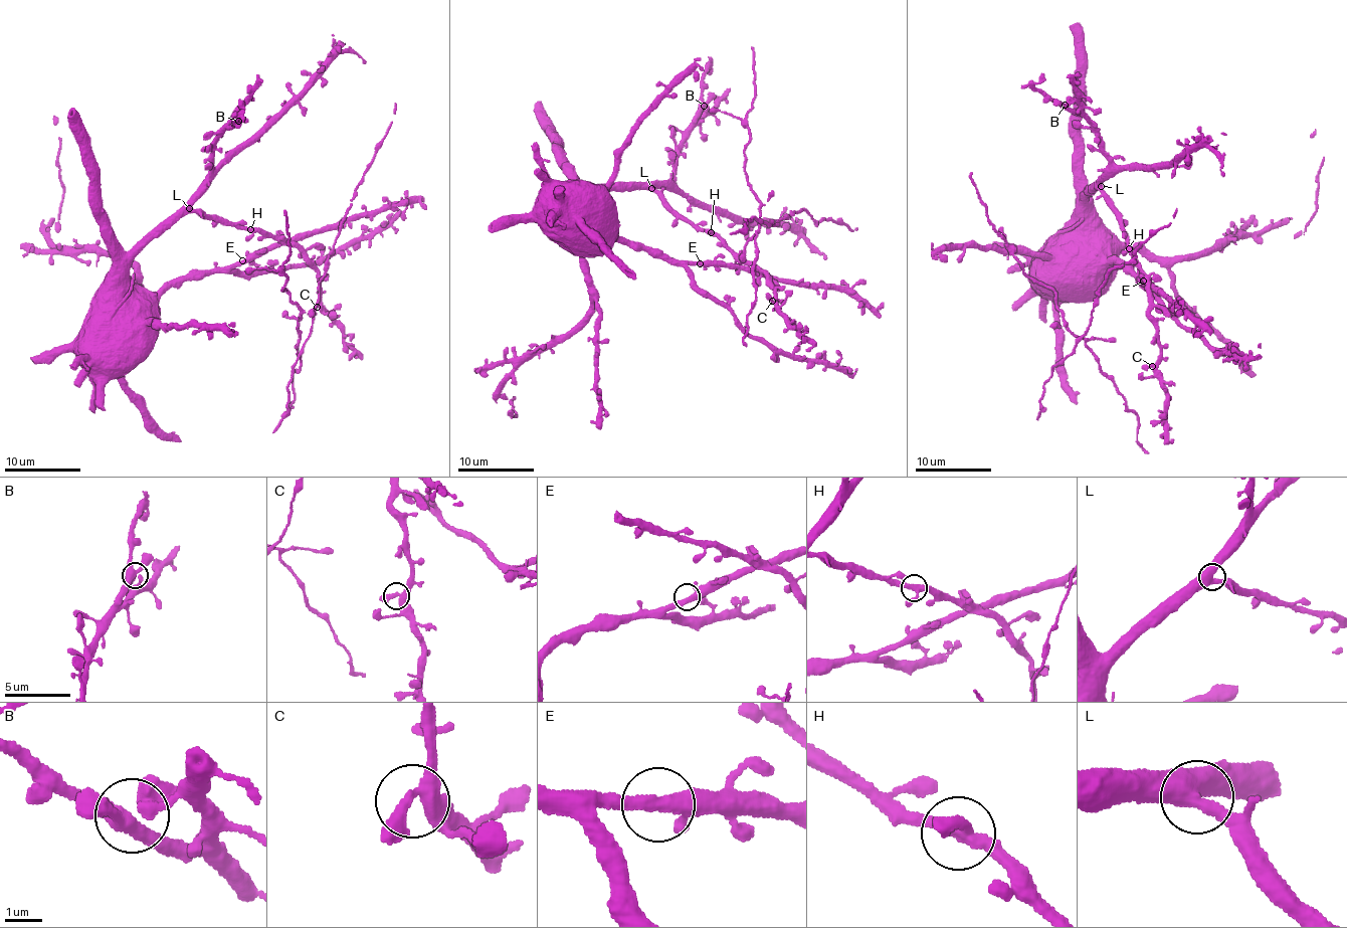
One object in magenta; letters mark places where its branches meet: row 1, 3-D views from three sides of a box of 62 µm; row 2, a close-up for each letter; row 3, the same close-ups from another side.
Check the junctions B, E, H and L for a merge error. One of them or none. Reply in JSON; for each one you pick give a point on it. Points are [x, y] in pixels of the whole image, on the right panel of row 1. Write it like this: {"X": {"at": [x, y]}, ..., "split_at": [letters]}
{"split_at": []}

